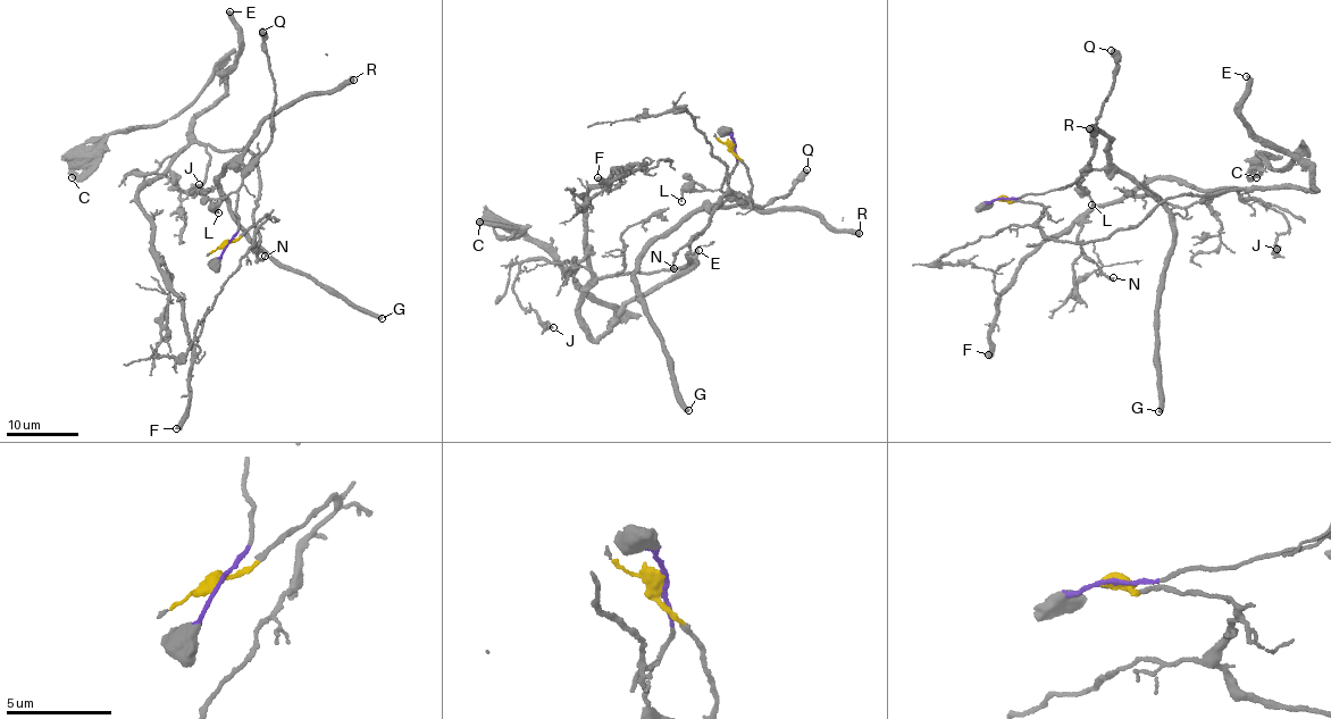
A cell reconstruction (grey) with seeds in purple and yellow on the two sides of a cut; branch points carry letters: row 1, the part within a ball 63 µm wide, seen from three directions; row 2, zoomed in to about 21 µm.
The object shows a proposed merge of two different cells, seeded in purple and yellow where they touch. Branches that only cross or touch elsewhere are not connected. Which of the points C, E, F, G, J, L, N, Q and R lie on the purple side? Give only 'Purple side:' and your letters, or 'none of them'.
Purple side: G, L, Q, R

